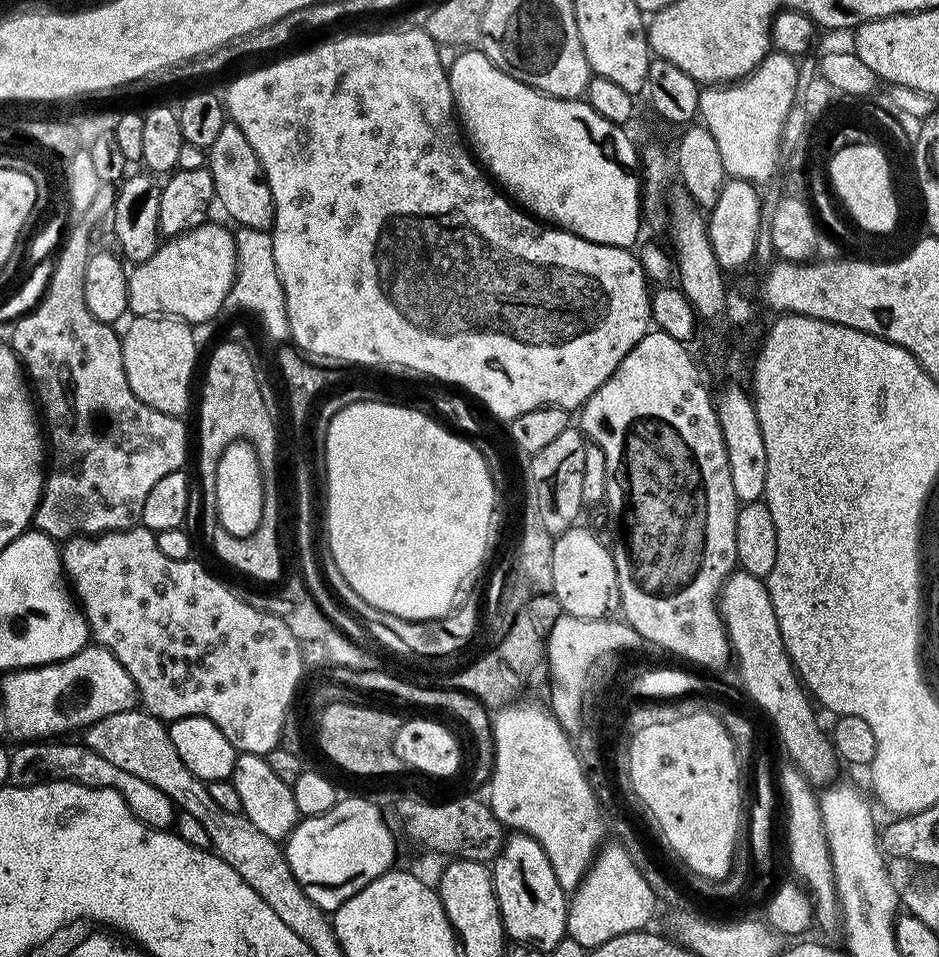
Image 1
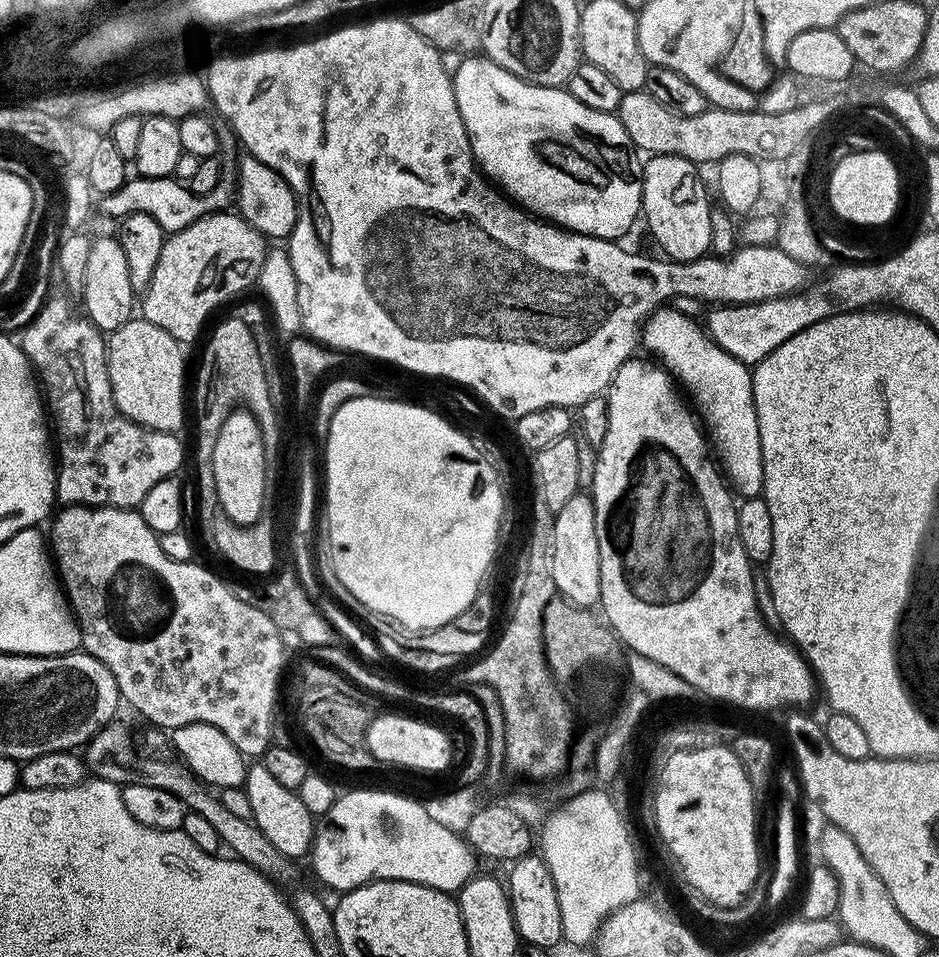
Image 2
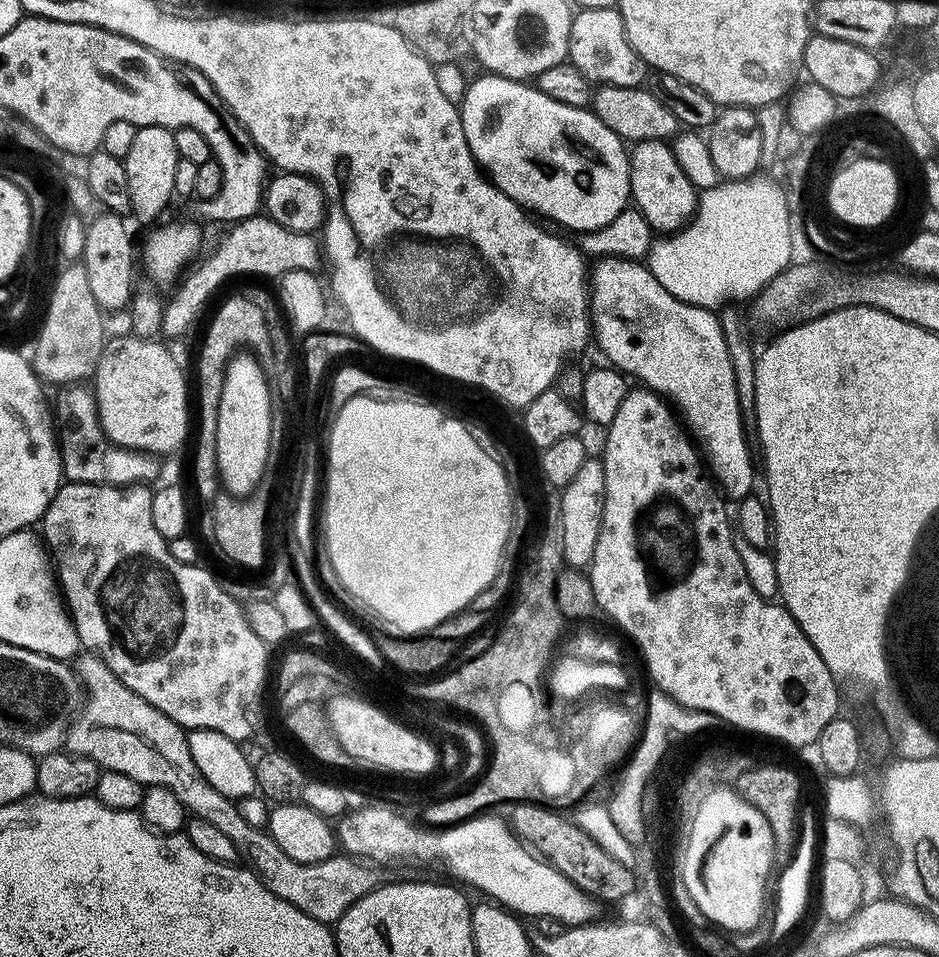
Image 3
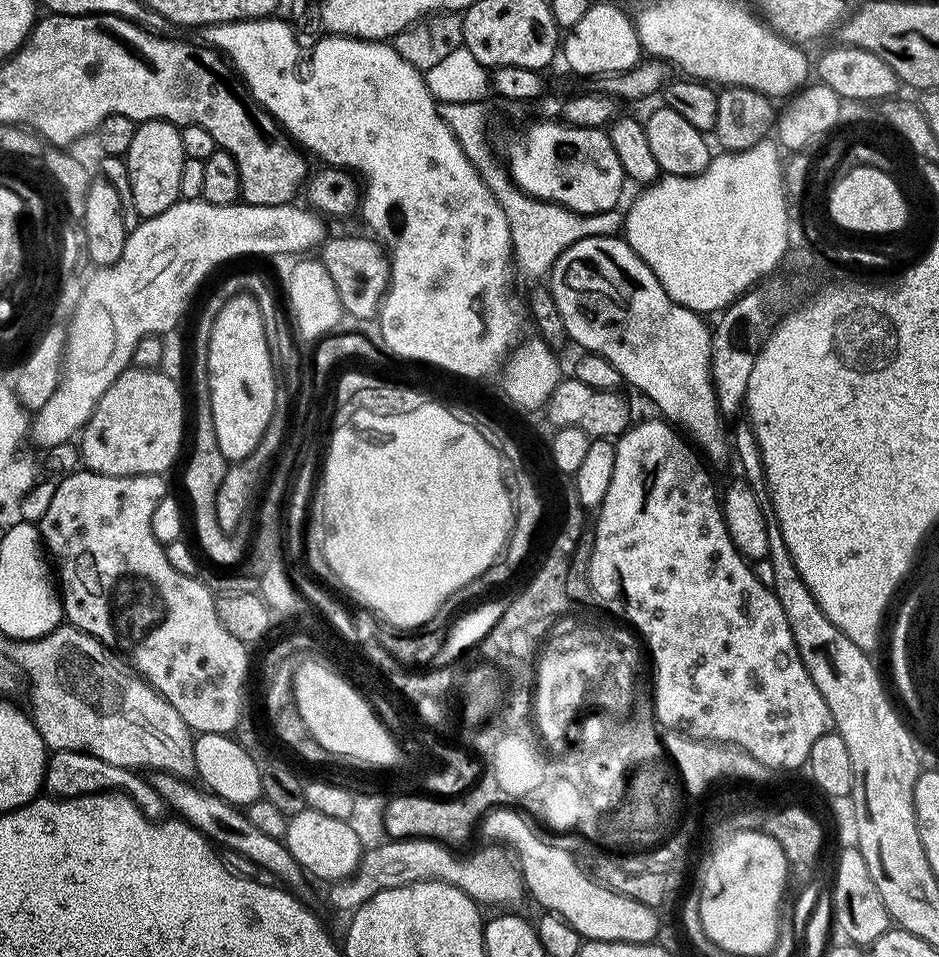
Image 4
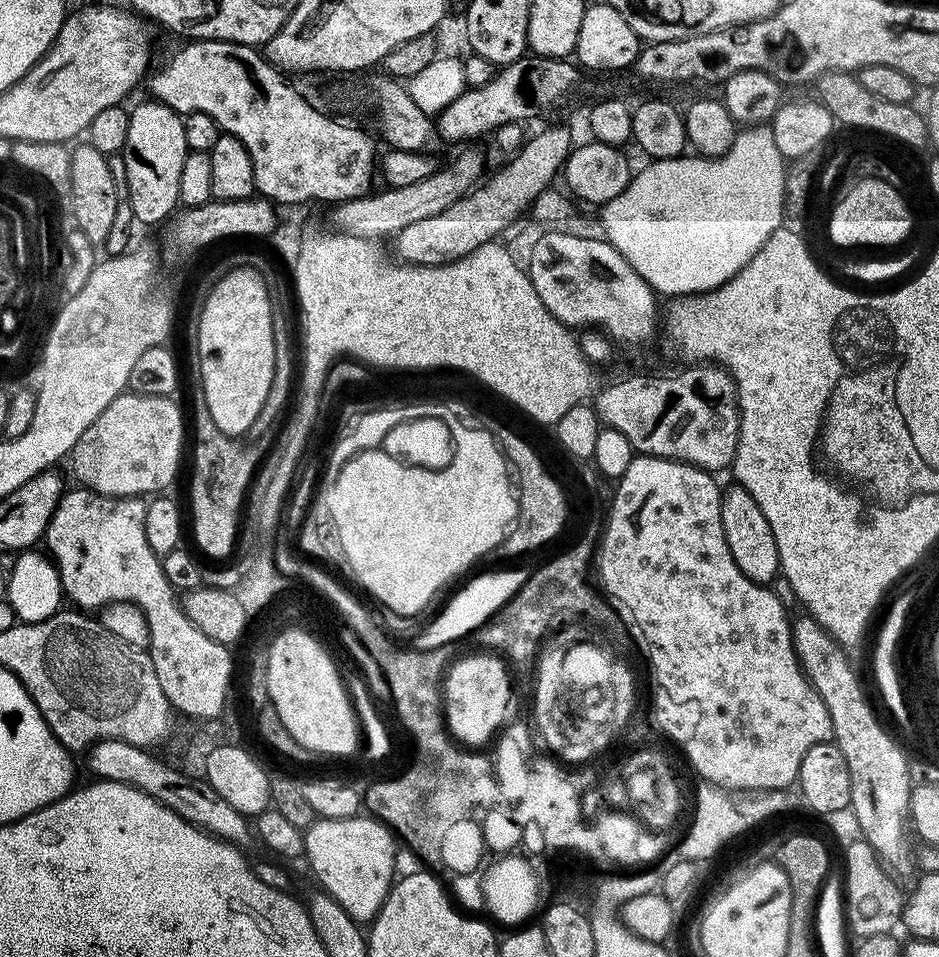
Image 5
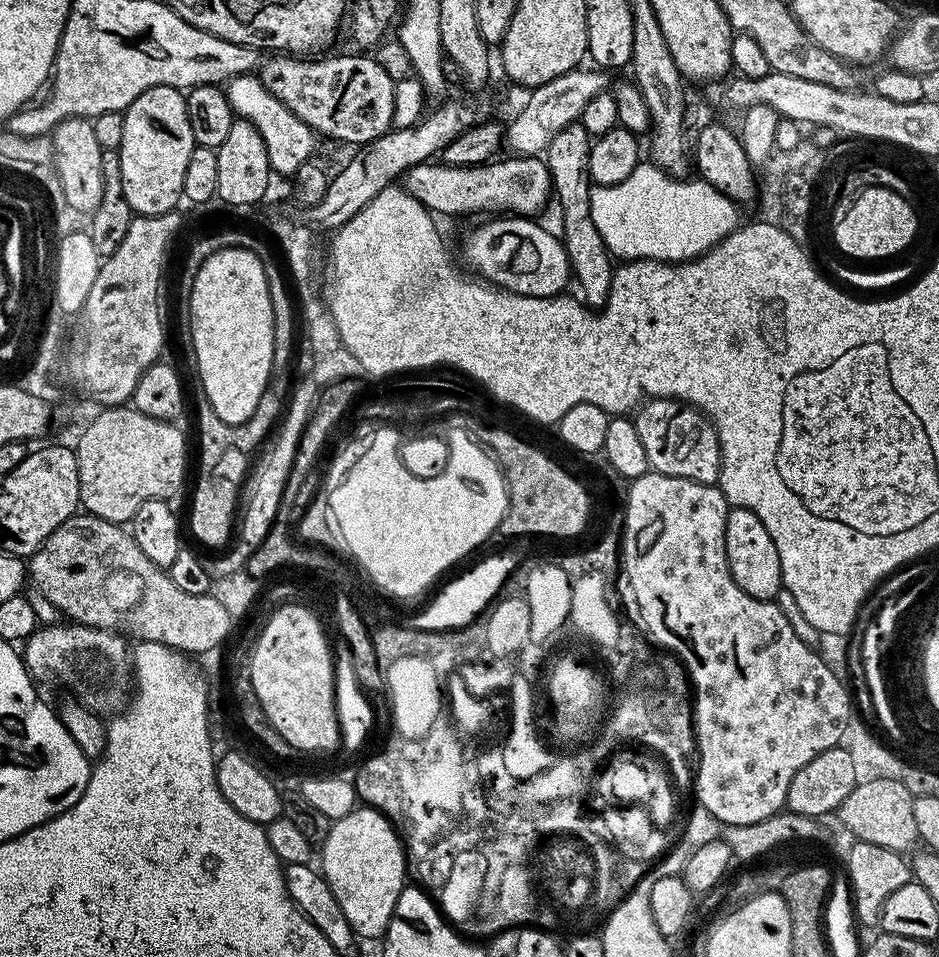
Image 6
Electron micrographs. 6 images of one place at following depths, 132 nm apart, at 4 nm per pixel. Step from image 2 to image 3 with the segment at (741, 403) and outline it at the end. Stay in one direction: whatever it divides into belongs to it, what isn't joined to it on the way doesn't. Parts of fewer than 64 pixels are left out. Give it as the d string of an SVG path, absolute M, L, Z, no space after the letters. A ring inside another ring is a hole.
M606 256L594 264L590 268L590 319L595 343L600 343L608 359L605 361L633 381L640 380L636 382L647 386L679 413L719 491L729 501L739 502L753 495L752 483L758 468L752 465L744 433L746 416L740 408L717 313L674 297L658 282L647 263L639 259Z

